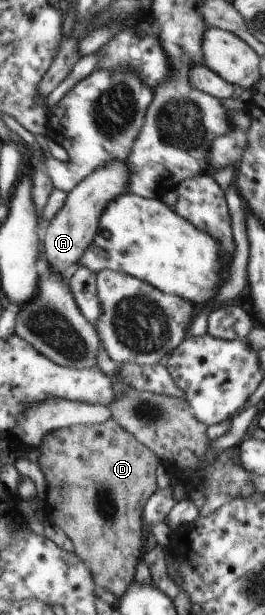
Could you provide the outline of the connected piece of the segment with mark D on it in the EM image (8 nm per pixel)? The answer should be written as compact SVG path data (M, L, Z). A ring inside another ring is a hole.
M112 418L99 424L76 424L57 429L46 434L37 449L40 451L38 465L48 483L43 503L46 520L69 536L75 554L92 573L93 582L110 591L116 599L122 597L135 582L136 566L141 558L142 511L150 496L158 490L156 469L161 463L157 455Z

